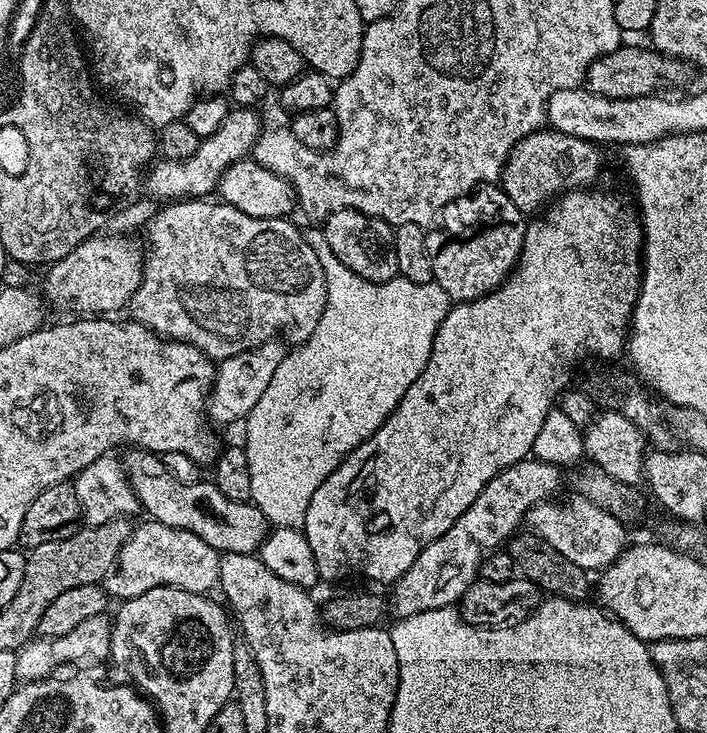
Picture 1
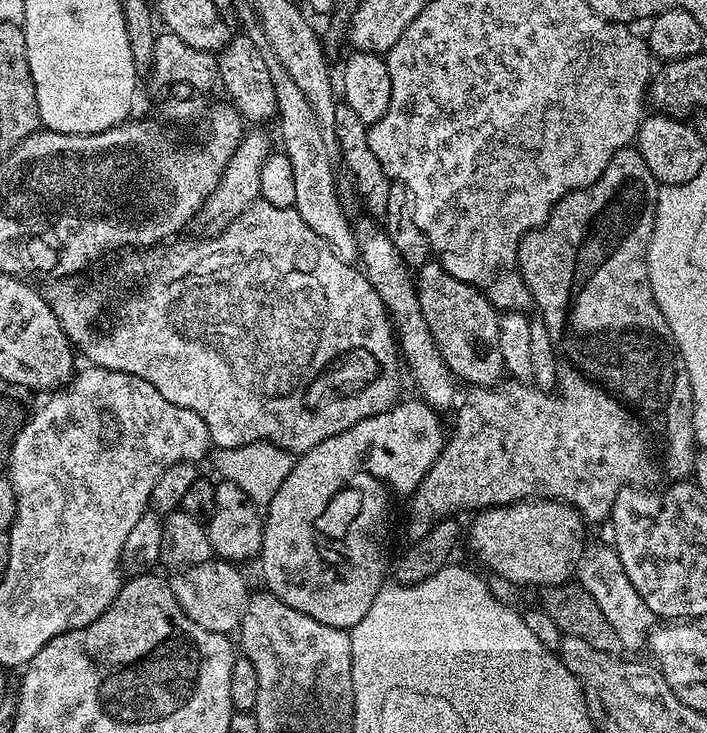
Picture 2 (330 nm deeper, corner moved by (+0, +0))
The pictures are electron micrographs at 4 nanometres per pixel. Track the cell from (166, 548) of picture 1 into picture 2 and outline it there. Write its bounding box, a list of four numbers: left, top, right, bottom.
[171,558,250,634]

